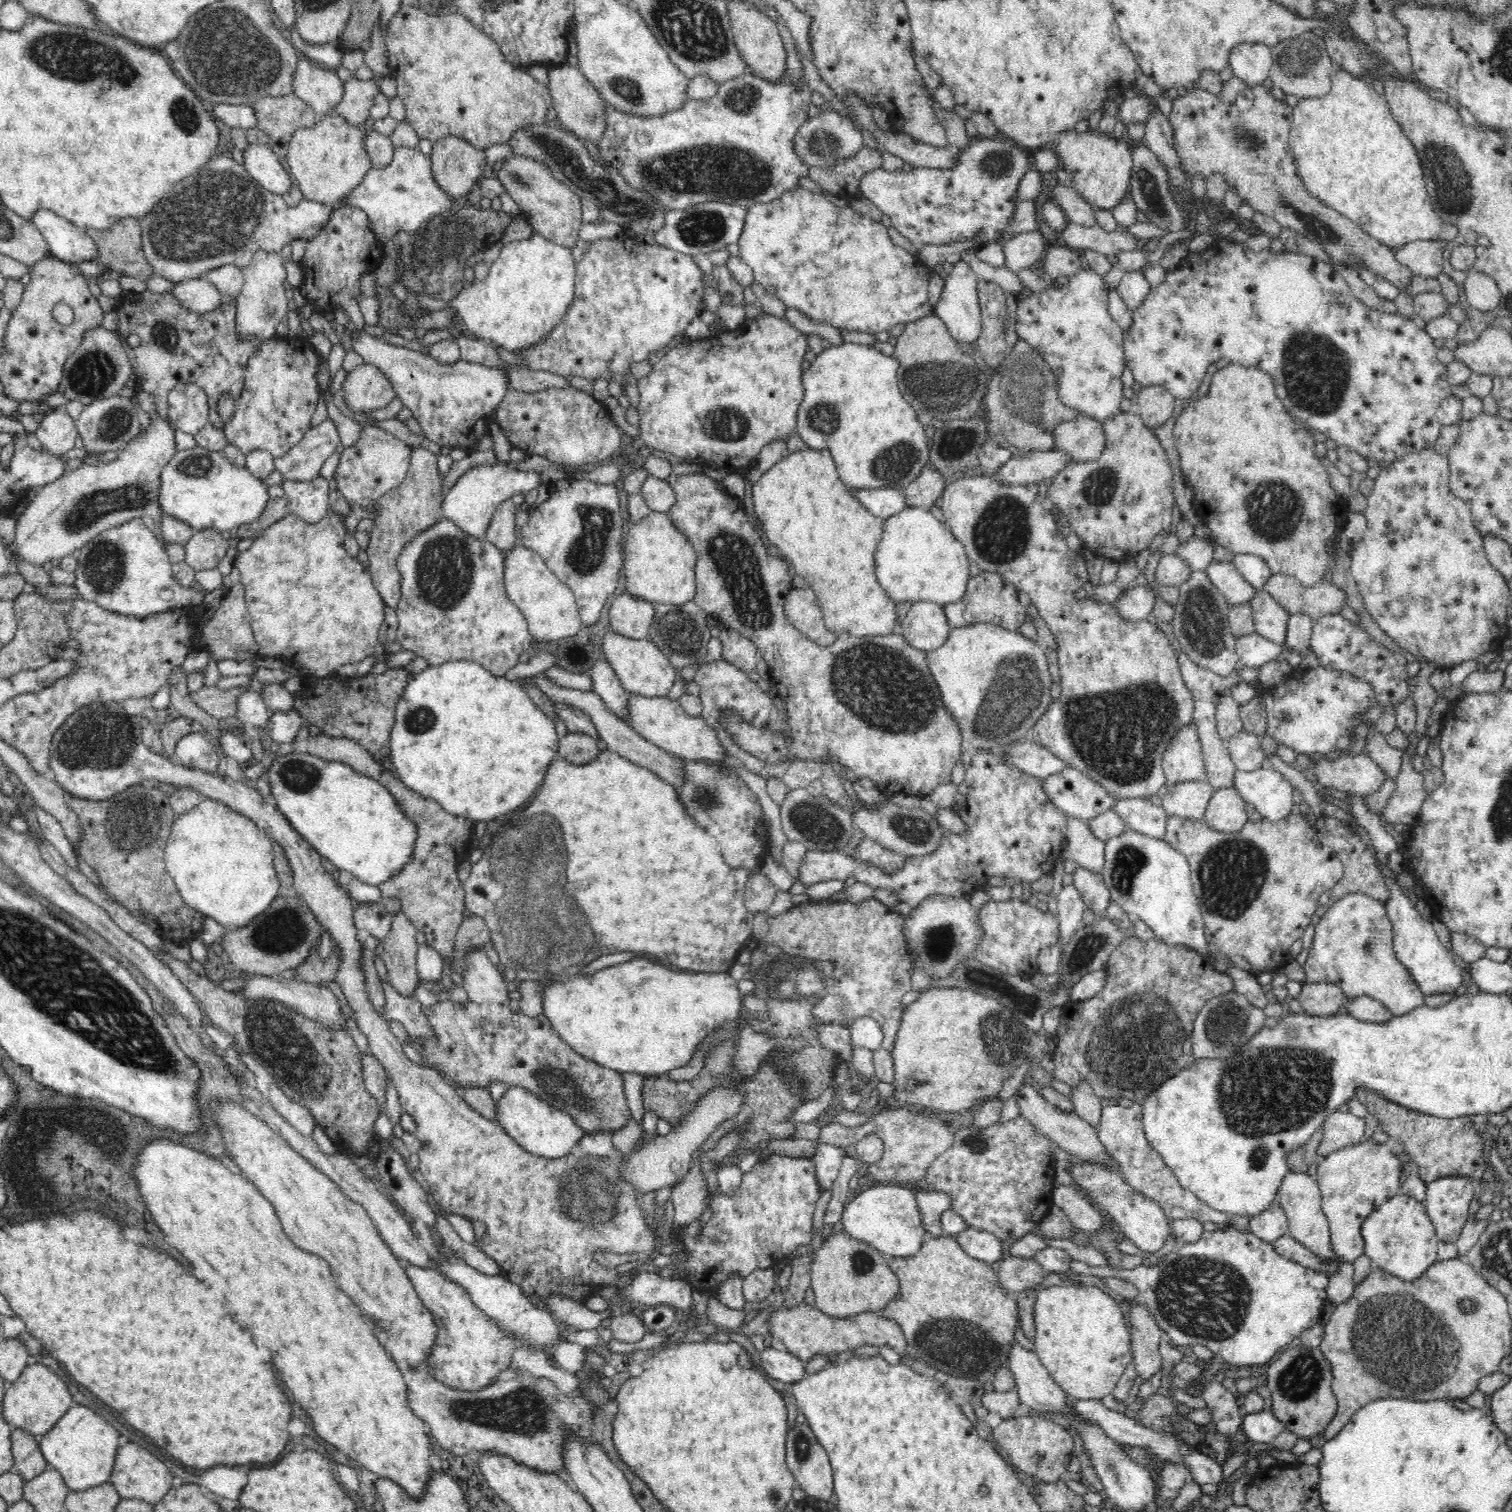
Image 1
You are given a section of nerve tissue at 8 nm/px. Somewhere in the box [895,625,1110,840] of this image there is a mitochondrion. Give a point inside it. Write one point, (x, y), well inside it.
(1009, 689)

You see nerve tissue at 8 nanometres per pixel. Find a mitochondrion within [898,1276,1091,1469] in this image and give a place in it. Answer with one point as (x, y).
(956, 1345)

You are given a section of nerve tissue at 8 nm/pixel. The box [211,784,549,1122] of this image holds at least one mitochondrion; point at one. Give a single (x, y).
(276, 1039)

